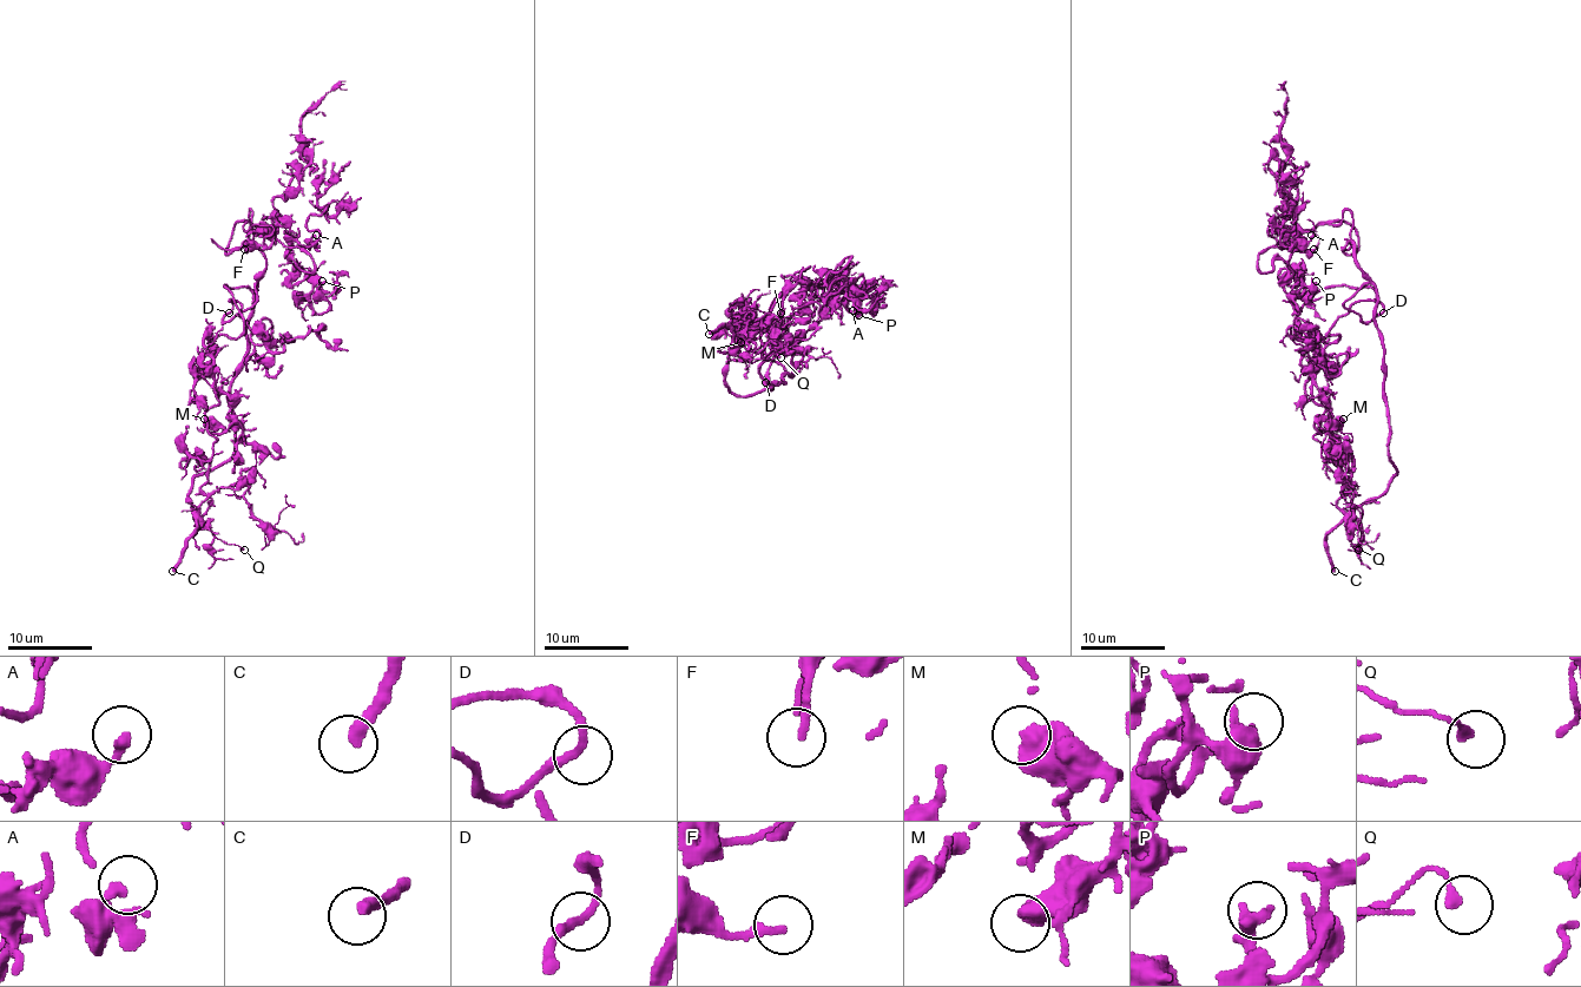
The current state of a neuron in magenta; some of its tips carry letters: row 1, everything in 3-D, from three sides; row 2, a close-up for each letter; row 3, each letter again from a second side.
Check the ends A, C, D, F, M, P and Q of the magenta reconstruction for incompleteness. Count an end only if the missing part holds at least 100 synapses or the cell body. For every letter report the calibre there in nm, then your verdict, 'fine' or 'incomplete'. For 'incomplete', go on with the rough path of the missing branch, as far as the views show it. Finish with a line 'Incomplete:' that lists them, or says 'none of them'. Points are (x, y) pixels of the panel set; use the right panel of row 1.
A: 240 nm thick; fine
C: 340 nm thick; incomplete
D: 200 nm thick; fine
F: 200 nm thick; fine
M: 650 nm thick; fine
P: 240 nm thick; fine
Q: 200 nm thick; fine
Incomplete: C

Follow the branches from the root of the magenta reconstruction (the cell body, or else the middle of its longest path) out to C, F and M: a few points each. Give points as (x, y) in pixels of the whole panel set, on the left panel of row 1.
C: (255, 283), (246, 362), (229, 397), (236, 451), (193, 480), (189, 499), (195, 528), (172, 571)
F: (255, 283), (265, 270), (265, 256), (252, 237), (250, 209), (250, 222), (271, 230), (271, 243), (244, 249)
M: (255, 283), (225, 285), (244, 330), (216, 334), (202, 362), (231, 400), (234, 423), (204, 419)

